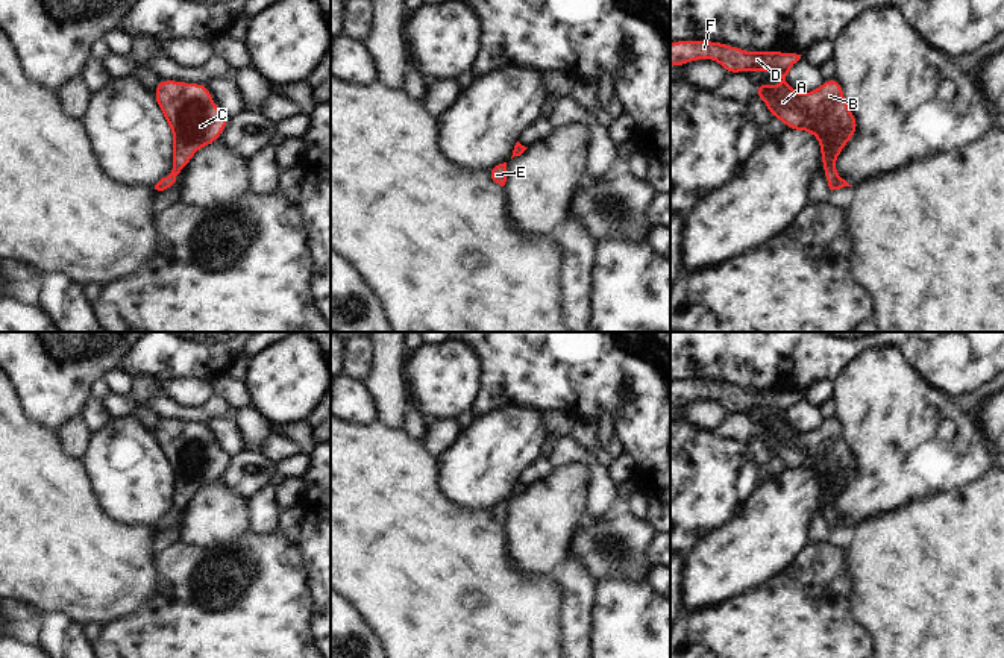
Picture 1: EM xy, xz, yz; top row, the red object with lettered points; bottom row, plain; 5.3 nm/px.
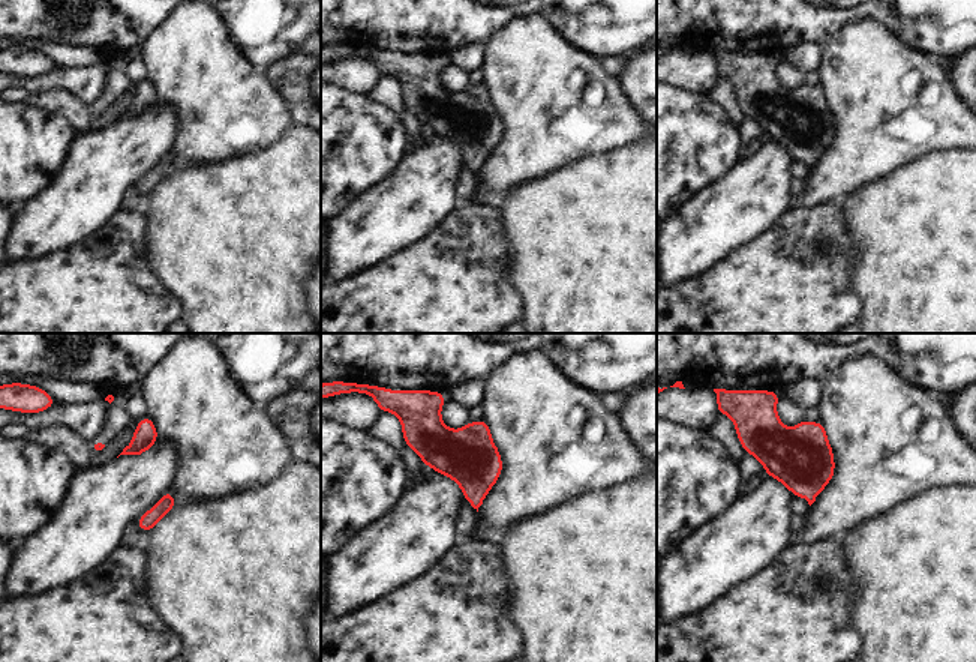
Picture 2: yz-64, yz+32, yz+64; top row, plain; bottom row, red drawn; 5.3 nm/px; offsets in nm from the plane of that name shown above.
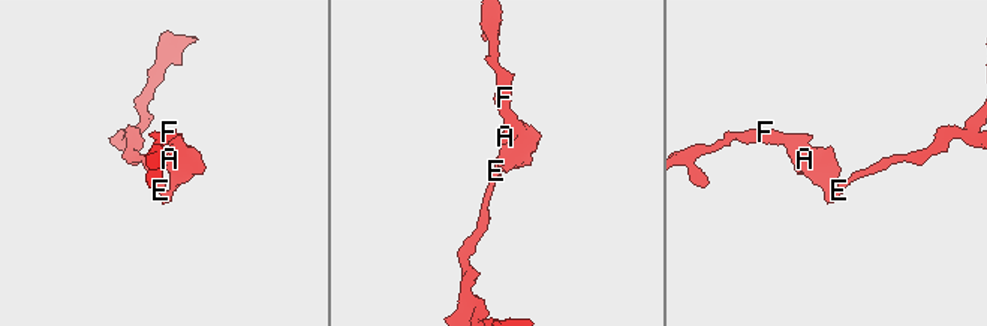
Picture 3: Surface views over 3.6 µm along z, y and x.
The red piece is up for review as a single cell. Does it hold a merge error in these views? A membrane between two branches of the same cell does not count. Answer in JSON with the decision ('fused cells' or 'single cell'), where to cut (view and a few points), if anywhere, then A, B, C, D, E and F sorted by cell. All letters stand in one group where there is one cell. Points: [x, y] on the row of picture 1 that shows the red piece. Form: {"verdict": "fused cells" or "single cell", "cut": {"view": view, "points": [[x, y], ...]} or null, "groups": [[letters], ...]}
{"verdict": "single cell", "cut": null, "groups": [["A", "B", "C", "D", "E", "F"]]}

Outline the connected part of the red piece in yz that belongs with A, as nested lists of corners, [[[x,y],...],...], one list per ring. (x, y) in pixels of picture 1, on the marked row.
[[[673,41],[670,42],[670,65],[681,67],[698,59],[719,62],[726,74],[736,71],[772,71],[786,80],[775,88],[760,82],[755,96],[761,99],[772,118],[780,118],[787,129],[805,130],[820,144],[824,174],[830,190],[852,186],[837,174],[836,159],[854,136],[858,121],[843,97],[837,77],[825,80],[817,89],[798,92],[789,83],[789,70],[801,55],[770,52],[746,52],[717,41]]]

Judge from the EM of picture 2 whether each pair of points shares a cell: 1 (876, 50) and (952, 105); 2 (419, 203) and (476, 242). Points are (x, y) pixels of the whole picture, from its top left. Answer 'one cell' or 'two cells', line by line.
1: one cell
2: two cells

